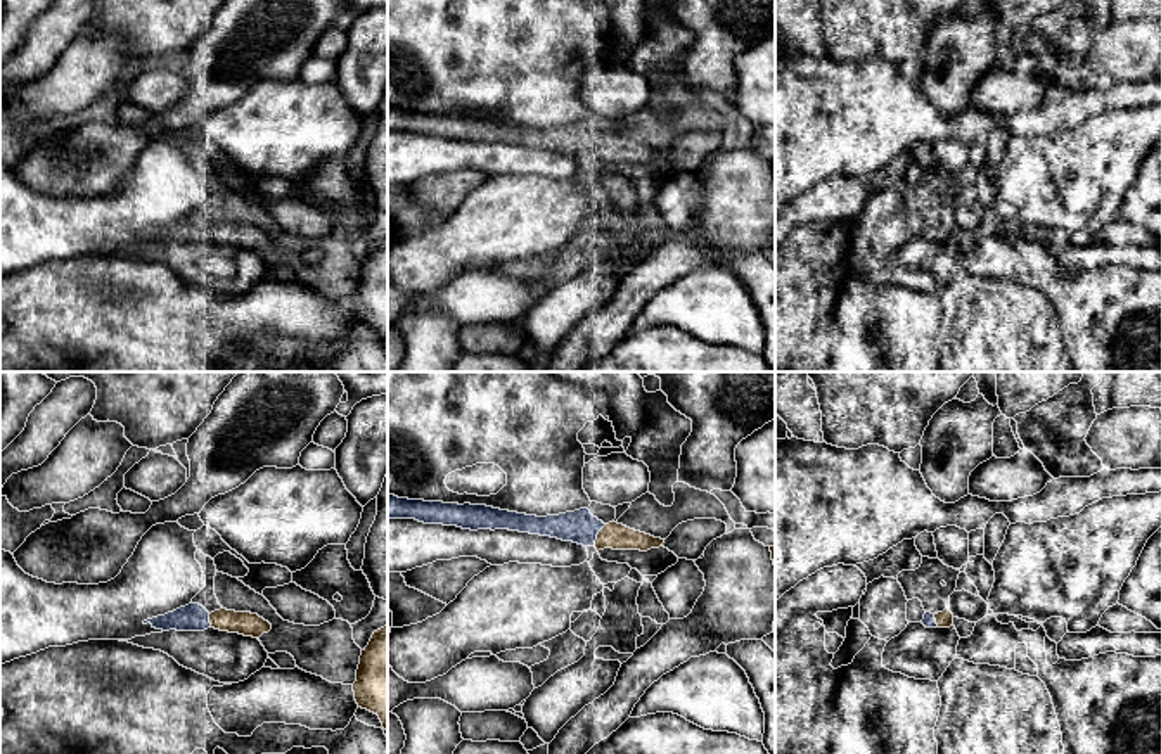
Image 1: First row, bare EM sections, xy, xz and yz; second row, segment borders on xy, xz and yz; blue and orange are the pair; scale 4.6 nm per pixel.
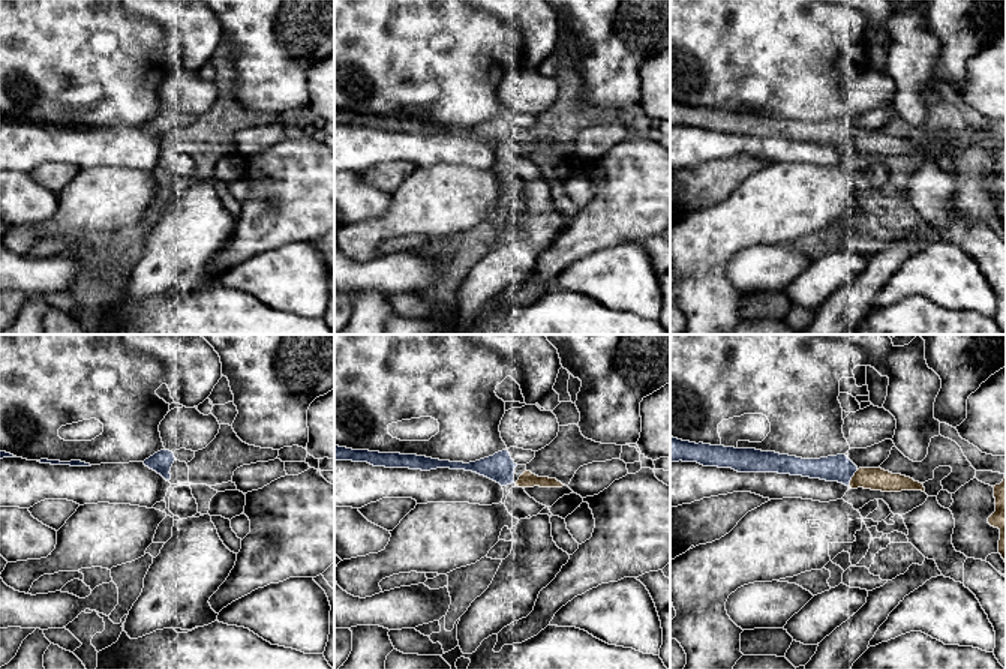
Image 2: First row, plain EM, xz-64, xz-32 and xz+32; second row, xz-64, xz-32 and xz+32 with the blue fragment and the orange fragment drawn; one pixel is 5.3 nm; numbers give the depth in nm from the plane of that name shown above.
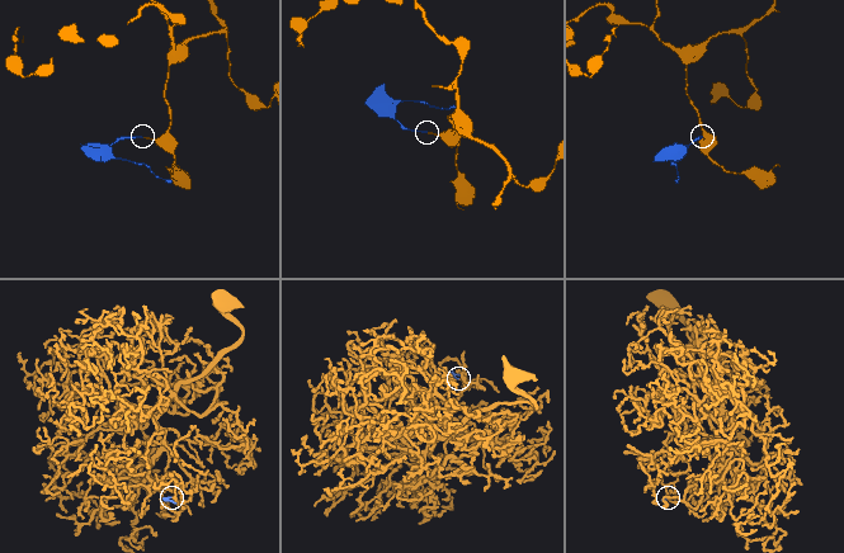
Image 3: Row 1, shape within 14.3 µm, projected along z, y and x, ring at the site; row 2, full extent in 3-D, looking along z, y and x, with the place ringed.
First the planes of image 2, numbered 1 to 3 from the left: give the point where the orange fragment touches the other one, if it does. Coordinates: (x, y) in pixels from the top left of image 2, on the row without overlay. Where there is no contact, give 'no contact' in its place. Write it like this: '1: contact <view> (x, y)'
1: no contact
2: no contact
3: contact xz+32 (852, 140)

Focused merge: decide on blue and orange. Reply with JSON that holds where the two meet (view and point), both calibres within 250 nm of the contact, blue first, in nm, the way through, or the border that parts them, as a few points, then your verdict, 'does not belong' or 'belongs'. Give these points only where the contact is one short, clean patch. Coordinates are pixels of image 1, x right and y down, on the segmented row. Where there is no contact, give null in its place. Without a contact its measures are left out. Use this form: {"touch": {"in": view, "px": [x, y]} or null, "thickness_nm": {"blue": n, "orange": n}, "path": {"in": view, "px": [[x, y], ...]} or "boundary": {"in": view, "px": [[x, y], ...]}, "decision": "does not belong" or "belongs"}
{"touch": {"in": "xz", "px": [597, 533]}, "thickness_nm": {"blue": 160, "orange": 120}, "decision": "belongs"}

